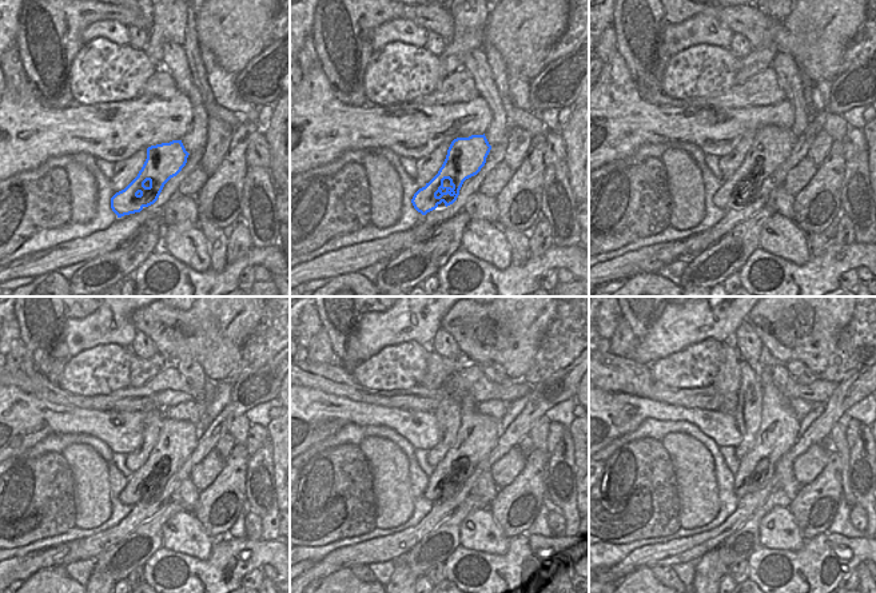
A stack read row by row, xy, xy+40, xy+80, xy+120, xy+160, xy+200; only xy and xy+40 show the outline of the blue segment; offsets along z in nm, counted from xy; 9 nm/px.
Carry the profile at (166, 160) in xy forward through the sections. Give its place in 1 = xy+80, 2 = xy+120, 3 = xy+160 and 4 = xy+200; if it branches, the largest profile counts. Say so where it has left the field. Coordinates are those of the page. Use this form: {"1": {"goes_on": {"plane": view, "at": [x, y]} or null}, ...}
{"1": {"goes_on": {"plane": "xy+80", "at": [771, 146]}}, "2": {"goes_on": {"plane": "xy+120", "at": [176, 441]}}, "3": {"goes_on": {"plane": "xy+160", "at": [477, 437]}}, "4": {"goes_on": {"plane": "xy+200", "at": [779, 430]}}}

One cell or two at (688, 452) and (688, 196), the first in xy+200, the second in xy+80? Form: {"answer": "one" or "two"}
{"answer": "one"}

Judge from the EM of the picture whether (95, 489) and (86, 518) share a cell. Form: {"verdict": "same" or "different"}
{"verdict": "same"}

